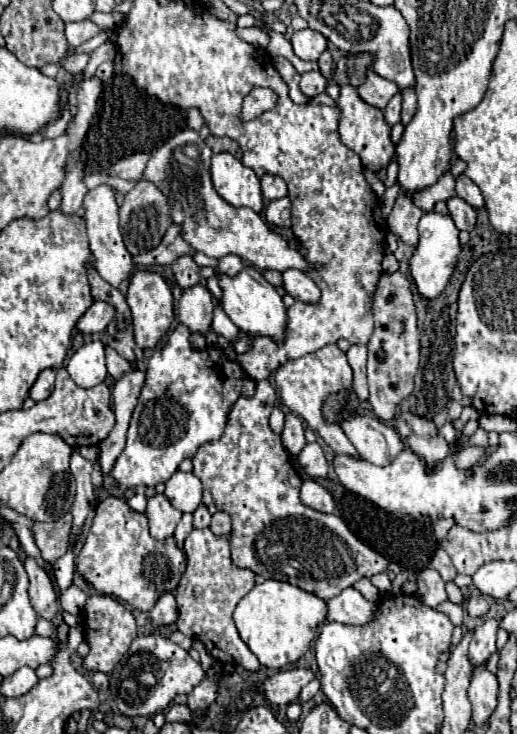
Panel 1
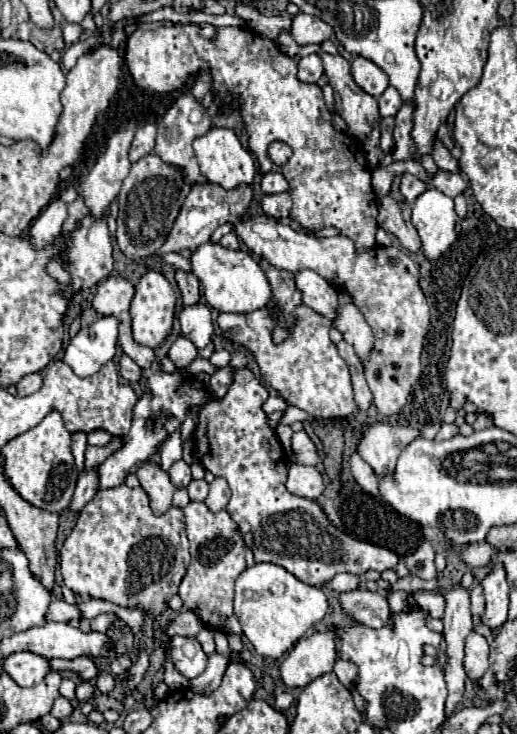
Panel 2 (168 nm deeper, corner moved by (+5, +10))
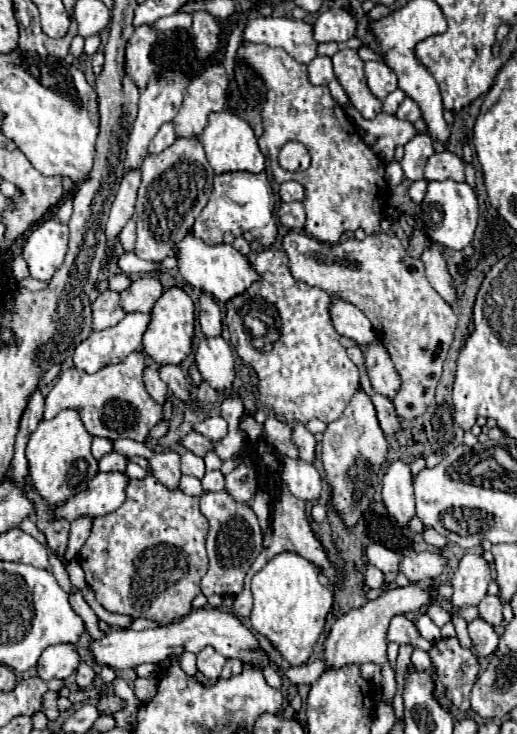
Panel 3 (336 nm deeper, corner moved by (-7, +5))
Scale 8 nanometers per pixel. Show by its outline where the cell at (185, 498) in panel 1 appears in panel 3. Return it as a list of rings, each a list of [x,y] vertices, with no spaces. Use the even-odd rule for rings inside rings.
[[[186,452],[182,456],[182,474],[186,476],[196,476],[196,478],[204,478],[206,470],[204,470],[204,460],[200,456],[196,456],[194,452]]]

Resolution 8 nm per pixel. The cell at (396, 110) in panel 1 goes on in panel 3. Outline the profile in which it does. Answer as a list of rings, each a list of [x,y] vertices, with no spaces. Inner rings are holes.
[[[404,98],[396,116],[402,120],[408,120],[408,122],[416,122],[422,118],[422,110],[420,110],[420,106],[416,106],[416,102],[412,98]]]

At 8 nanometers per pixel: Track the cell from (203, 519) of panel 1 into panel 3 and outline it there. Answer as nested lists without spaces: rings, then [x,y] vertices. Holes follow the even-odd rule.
[[[220,470],[206,472],[206,476],[202,478],[202,486],[204,486],[206,492],[220,492],[220,490],[224,490],[224,474]]]

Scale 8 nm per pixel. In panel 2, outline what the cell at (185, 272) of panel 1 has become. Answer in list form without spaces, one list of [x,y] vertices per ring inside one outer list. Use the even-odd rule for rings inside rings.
[[[176,269],[176,283],[182,291],[184,305],[192,305],[192,303],[200,301],[200,281],[198,281],[196,275],[186,273],[182,269]]]

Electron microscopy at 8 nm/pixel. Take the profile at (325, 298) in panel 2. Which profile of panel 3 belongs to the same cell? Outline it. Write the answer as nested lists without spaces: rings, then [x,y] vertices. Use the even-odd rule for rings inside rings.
[[[332,298],[332,320],[334,320],[336,332],[340,336],[350,338],[360,348],[378,340],[370,320],[356,306],[342,302],[340,298]]]

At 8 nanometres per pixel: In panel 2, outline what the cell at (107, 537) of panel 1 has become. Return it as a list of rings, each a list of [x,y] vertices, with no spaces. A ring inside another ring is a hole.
[[[120,485],[120,487],[112,487],[112,489],[98,489],[96,495],[92,497],[92,501],[88,505],[84,505],[84,509],[80,511],[80,517],[76,521],[76,527],[72,529],[72,533],[68,535],[68,539],[64,541],[62,549],[60,549],[60,571],[64,575],[64,583],[74,591],[78,593],[80,597],[94,597],[94,599],[104,599],[104,601],[110,601],[110,603],[116,603],[116,605],[122,605],[122,607],[142,607],[142,609],[148,609],[150,615],[160,615],[164,609],[166,609],[166,599],[172,597],[176,591],[178,591],[178,585],[186,573],[186,567],[188,567],[188,539],[186,539],[186,531],[184,531],[184,513],[182,509],[168,509],[164,515],[156,517],[148,505],[148,495],[142,491],[142,487],[136,487],[136,489],[128,489],[126,485]]]

